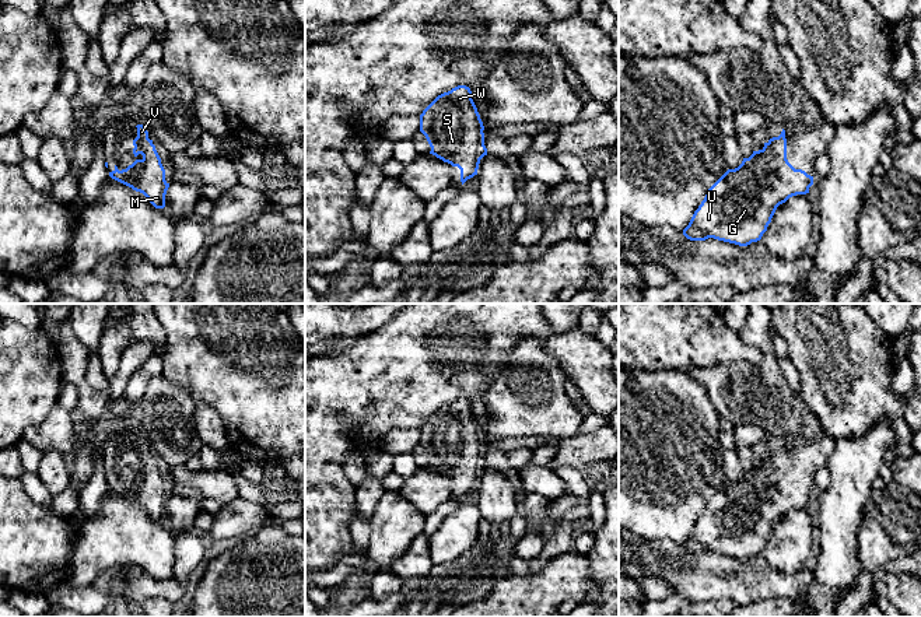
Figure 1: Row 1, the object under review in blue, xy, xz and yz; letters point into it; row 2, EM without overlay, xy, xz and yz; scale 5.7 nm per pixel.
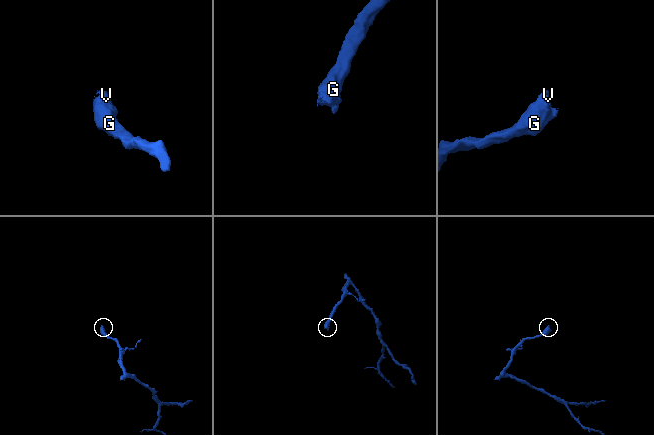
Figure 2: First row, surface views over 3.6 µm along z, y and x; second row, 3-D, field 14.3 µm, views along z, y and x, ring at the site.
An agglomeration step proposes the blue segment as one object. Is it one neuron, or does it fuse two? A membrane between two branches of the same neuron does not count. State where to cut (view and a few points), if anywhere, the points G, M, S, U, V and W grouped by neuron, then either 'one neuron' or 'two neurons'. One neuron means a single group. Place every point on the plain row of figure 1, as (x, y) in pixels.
cut none; groups G M S U V W; one neuron

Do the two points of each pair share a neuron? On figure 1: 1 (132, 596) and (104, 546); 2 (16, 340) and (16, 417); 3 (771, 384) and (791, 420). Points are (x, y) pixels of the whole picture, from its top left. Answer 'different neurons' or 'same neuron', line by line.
1: different neurons
2: same neuron
3: same neuron

